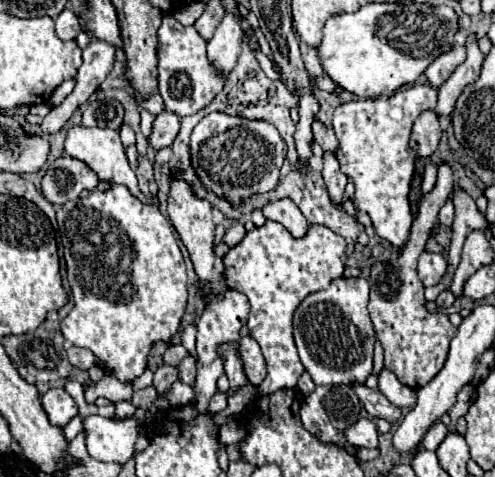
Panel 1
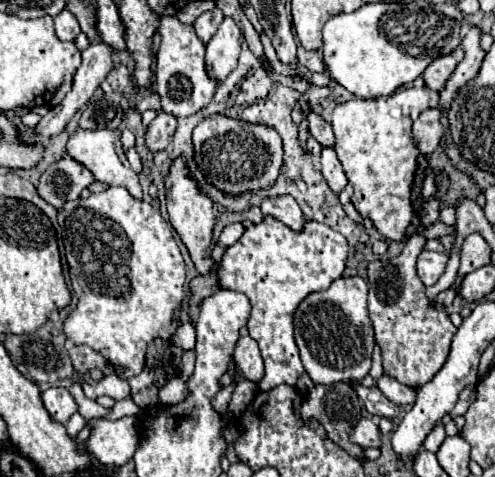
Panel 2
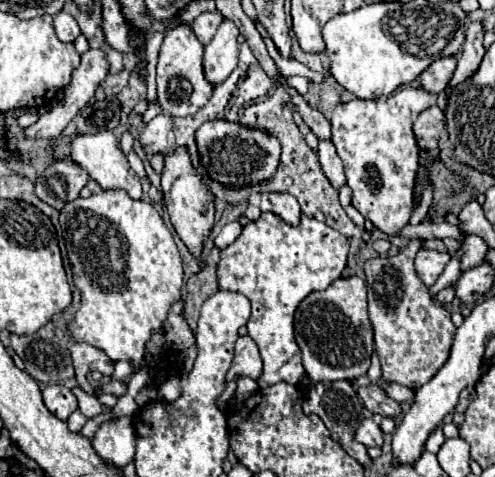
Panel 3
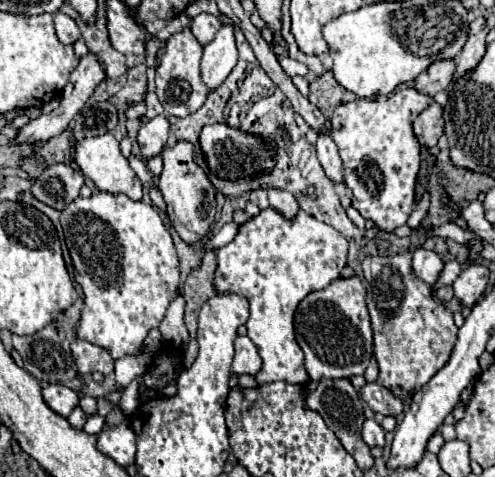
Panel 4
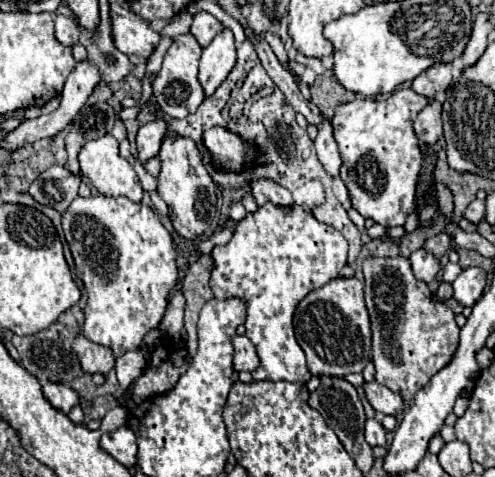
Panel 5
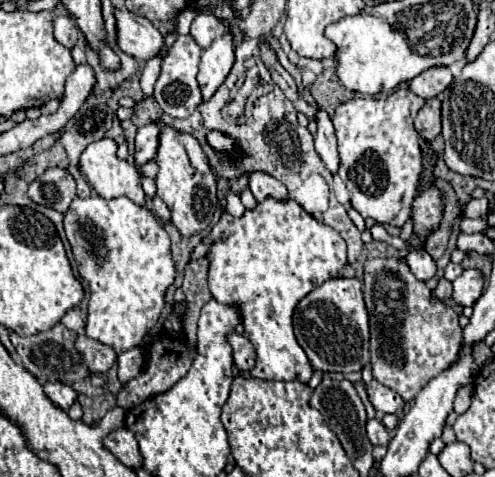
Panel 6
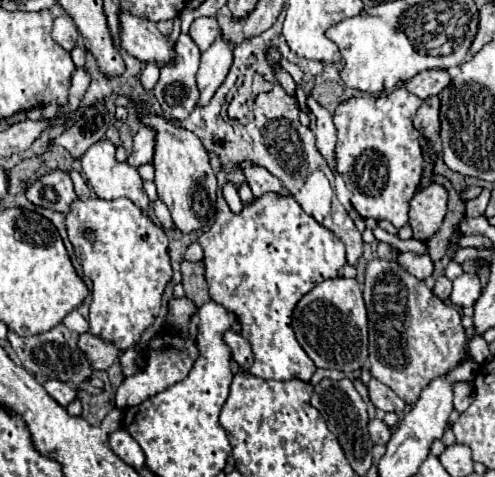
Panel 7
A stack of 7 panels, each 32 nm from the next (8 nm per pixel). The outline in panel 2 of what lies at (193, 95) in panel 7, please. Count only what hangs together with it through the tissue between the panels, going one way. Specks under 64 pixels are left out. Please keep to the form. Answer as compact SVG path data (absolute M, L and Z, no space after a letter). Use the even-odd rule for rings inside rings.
M164 16L160 20L158 34L160 34L160 48L156 54L158 56L156 86L162 98L162 110L174 116L192 116L210 104L220 86L220 82L216 78L210 78L206 70L204 60L206 44L198 38L192 26L178 22L178 18L174 16Z

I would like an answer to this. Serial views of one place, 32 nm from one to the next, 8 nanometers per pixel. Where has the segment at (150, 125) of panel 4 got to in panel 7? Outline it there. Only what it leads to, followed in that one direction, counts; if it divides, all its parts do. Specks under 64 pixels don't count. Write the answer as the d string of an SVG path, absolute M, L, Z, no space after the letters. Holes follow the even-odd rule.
M140 126L134 136L134 148L128 156L128 164L134 168L148 164L154 158L154 146L156 146L156 130L152 126Z

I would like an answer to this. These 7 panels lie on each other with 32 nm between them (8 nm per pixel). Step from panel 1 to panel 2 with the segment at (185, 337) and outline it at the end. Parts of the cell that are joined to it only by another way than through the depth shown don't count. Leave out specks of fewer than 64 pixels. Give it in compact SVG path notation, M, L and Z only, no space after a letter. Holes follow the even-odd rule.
M178 324L172 340L172 344L182 346L184 350L194 350L196 344L196 330L194 328L186 328L186 324Z

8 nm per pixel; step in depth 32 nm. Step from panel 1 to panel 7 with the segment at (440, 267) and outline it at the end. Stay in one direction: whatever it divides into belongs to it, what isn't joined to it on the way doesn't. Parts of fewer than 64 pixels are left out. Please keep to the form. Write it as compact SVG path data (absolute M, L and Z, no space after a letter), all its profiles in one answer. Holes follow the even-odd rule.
M404 252L396 258L412 276L418 280L426 280L434 272L434 262L428 254L416 254L416 252Z

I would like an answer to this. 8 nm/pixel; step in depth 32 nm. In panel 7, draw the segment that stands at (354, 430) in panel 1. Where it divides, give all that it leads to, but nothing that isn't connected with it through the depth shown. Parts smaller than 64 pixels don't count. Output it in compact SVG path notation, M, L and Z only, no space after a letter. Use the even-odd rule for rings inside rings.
M378 418L368 422L368 432L370 432L370 440L374 444L384 444L386 446L388 440L390 440L390 428L382 420L378 420Z

